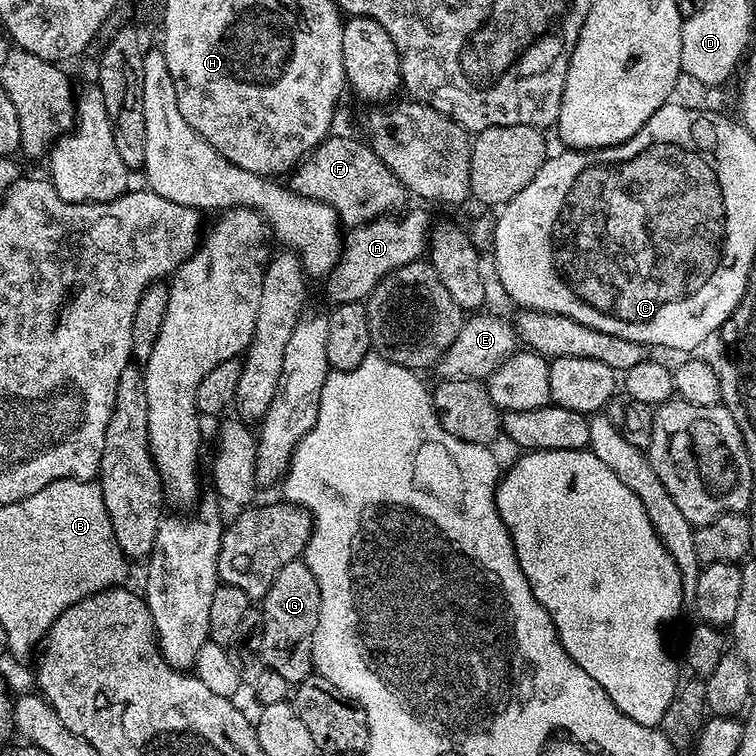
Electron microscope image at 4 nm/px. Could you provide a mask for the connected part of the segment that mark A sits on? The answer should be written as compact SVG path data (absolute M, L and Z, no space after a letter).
M420 208L406 213L405 216L400 215L371 220L368 224L353 227L349 231L352 233L348 232L343 237L340 260L323 281L324 296L329 300L329 305L359 304L367 301L382 278L425 255L434 220Z

